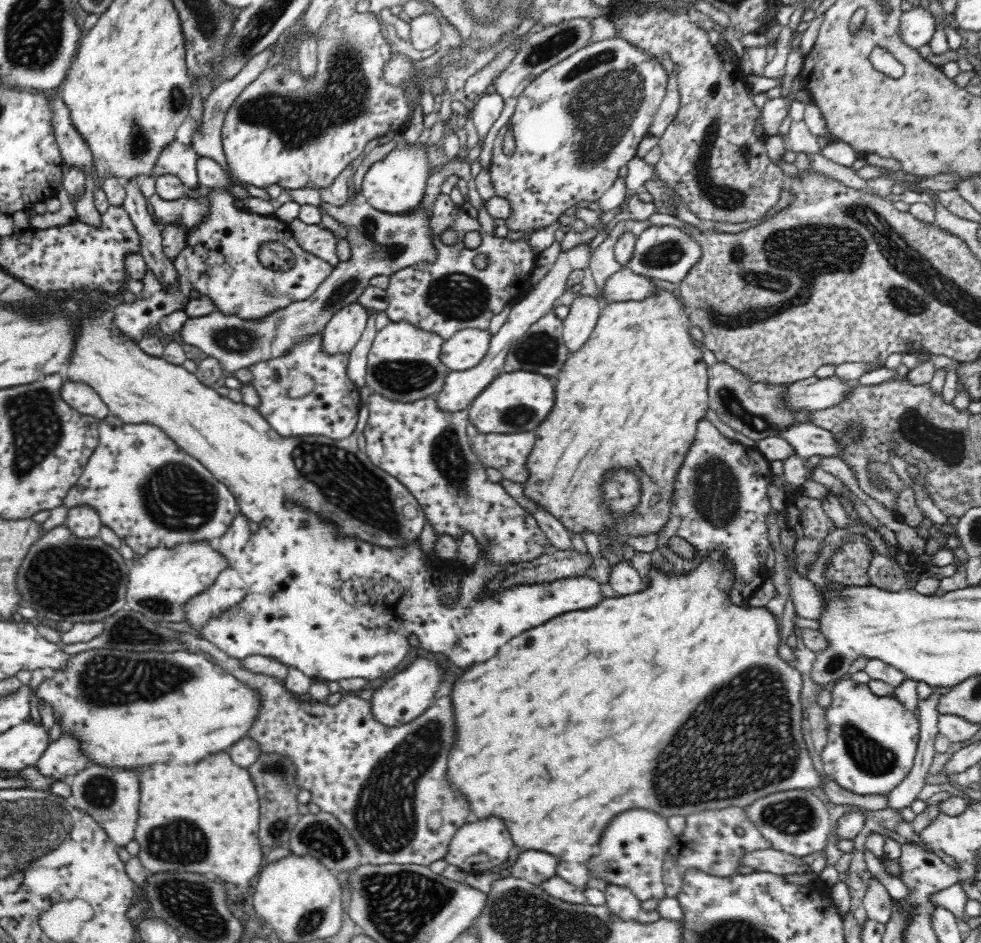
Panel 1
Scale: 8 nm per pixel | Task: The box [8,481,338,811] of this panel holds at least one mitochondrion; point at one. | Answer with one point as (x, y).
(66, 580)

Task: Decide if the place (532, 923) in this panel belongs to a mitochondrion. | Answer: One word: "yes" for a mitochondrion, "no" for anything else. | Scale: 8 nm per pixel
yes

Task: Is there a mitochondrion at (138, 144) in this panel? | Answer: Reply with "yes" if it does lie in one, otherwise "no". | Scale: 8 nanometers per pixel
yes

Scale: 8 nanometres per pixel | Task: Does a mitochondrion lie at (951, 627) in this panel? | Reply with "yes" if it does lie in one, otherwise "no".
no

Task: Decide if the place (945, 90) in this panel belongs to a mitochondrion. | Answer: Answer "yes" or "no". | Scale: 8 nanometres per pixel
no

